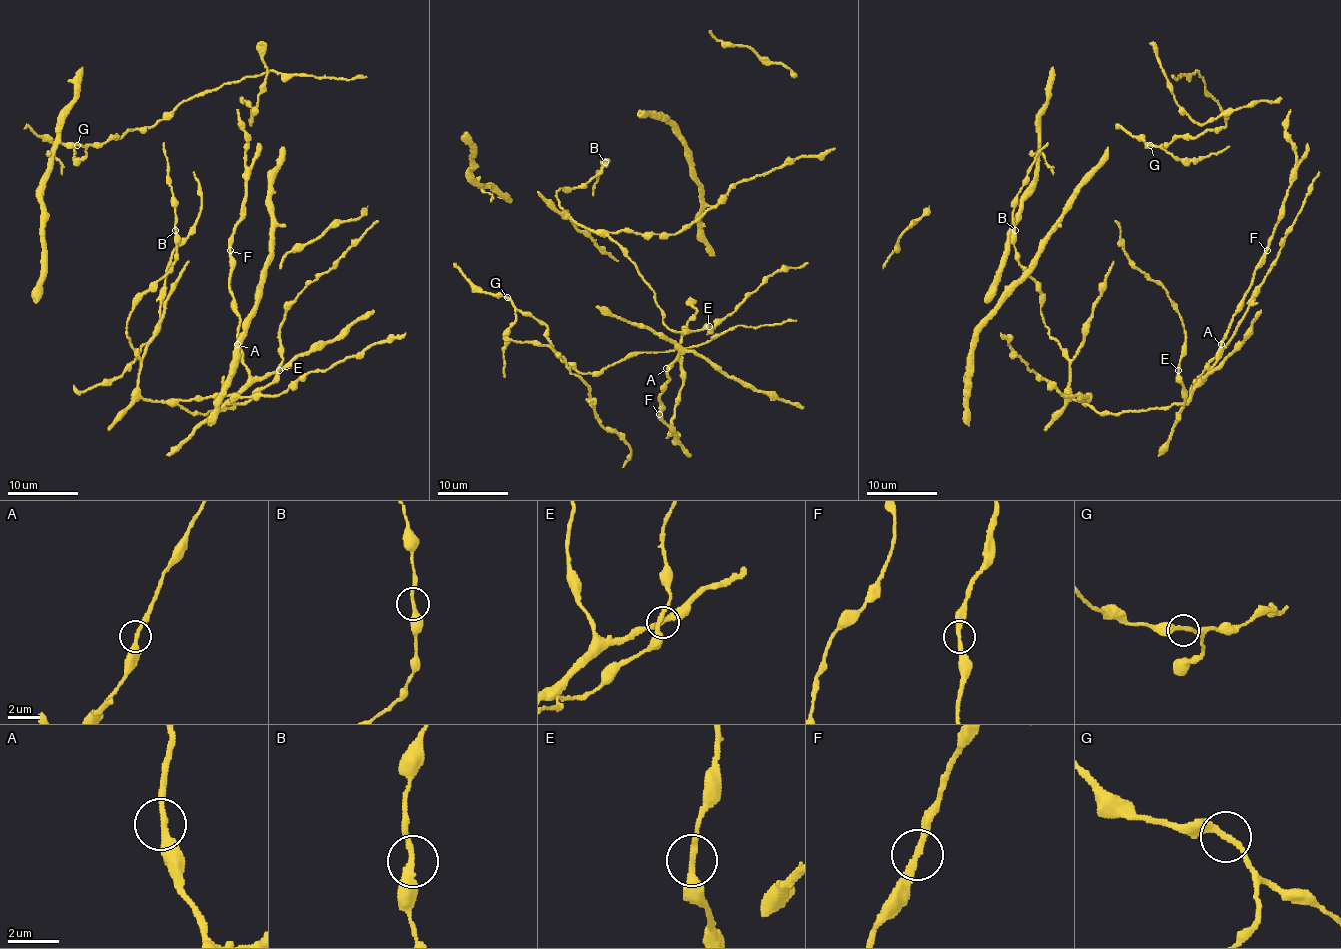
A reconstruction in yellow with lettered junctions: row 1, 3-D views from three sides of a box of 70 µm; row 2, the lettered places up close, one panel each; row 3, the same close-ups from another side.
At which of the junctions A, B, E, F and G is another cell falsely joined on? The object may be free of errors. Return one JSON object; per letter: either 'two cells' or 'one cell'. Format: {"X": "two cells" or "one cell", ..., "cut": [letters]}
{"A": "one cell", "B": "one cell", "E": "one cell", "F": "one cell", "G": "one cell", "cut": []}

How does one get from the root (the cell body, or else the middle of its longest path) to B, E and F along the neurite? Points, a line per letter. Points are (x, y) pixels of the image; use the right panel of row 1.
B: (1272, 236), (1219, 360), (1189, 399), (1102, 415), (1068, 393), (1070, 360), (1049, 335), (1015, 230)
E: (1272, 236), (1219, 360), (1185, 402), (1180, 402), (1183, 384), (1178, 370)
F: (1272, 236), (1267, 250)

